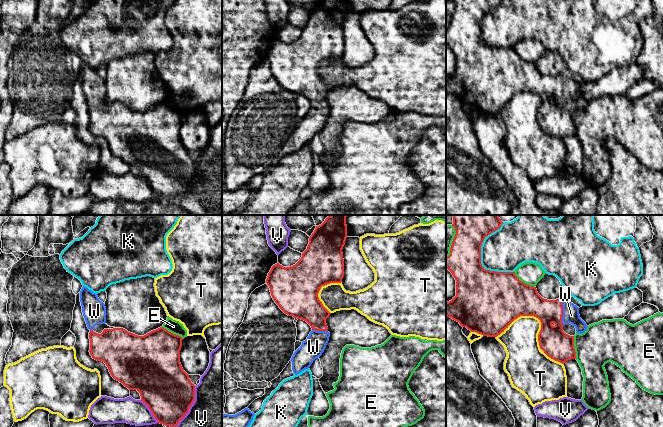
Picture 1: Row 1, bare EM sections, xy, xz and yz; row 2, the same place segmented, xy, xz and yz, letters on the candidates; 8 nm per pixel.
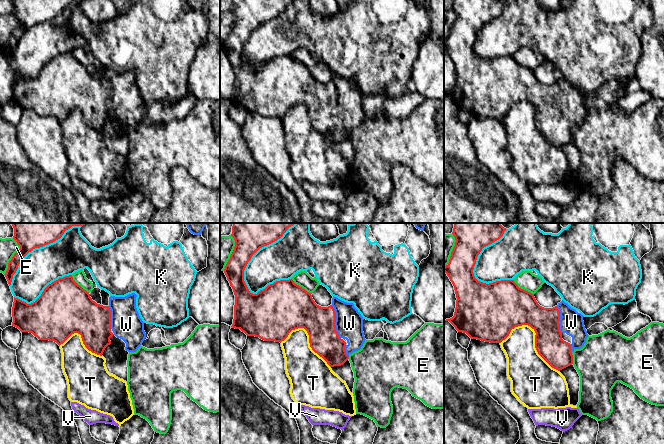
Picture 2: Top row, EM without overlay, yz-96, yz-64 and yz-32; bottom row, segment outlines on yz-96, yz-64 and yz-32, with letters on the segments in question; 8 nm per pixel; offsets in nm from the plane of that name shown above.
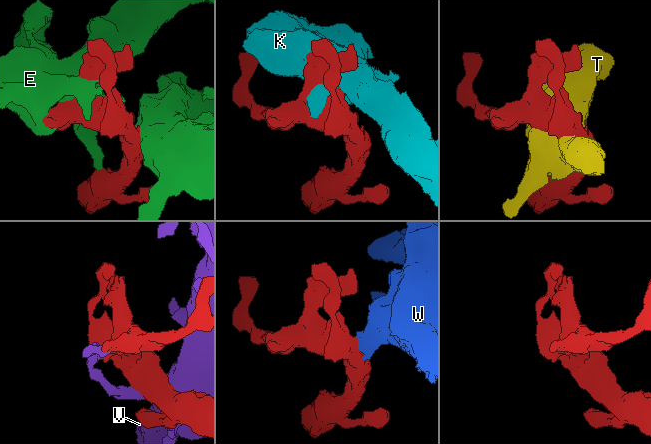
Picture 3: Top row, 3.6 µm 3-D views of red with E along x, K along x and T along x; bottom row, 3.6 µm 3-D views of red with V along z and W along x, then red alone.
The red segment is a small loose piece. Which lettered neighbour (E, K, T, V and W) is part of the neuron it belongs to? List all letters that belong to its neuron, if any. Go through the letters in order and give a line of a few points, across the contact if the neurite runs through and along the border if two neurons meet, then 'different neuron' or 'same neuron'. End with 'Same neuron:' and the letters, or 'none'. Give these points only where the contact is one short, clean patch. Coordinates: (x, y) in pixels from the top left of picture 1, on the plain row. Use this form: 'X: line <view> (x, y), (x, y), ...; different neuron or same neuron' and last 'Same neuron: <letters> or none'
E: different neuron
K: different neuron
T: different neuron
V: different neuron
W: same neuron
Same neuron: W

